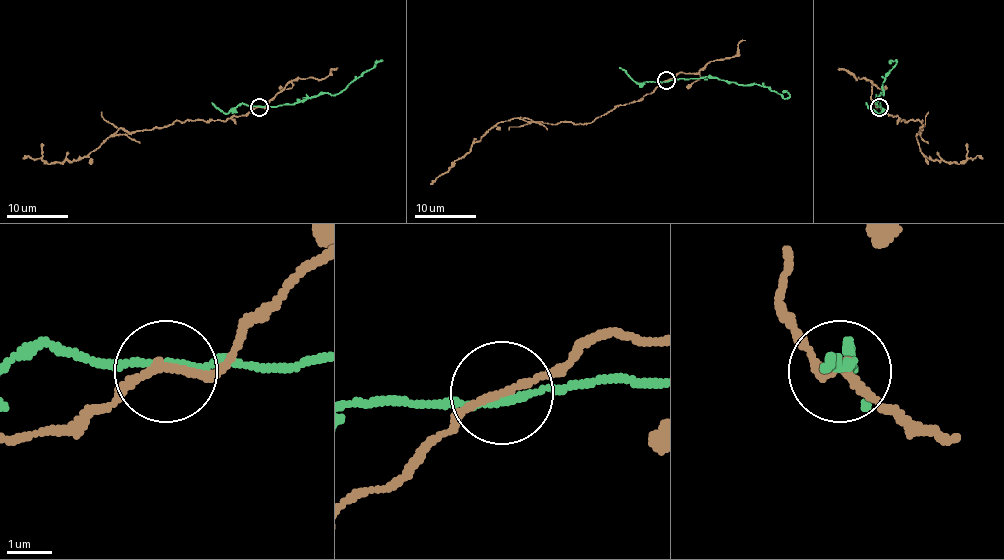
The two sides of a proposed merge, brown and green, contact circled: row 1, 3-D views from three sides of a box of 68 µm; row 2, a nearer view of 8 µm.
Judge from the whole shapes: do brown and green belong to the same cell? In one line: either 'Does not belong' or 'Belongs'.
Does not belong

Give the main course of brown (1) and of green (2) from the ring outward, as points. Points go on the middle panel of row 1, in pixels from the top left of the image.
1: (666, 80), (652, 92), (632, 103), (616, 105), (590, 123), (551, 125), (516, 117), (499, 122), (431, 183)
2: (666, 81), (701, 78), (768, 86), (785, 98), (789, 97)

